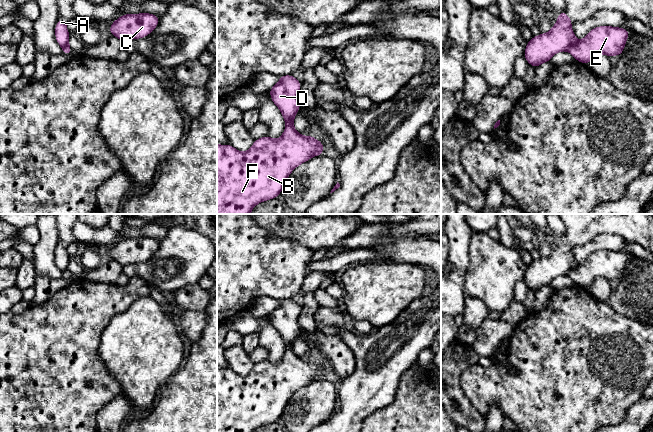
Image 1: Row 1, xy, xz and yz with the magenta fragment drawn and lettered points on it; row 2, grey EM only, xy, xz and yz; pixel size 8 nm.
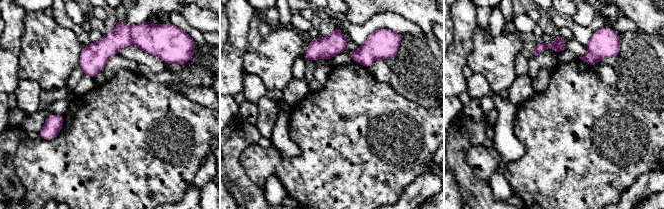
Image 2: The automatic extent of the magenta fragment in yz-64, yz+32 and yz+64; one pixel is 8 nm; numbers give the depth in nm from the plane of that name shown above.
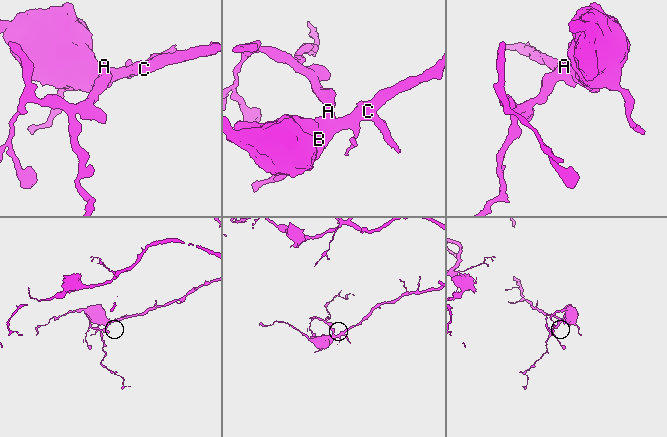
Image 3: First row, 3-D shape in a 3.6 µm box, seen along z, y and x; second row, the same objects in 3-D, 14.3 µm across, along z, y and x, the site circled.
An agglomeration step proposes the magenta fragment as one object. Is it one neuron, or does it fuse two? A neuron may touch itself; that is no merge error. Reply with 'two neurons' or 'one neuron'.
two neurons

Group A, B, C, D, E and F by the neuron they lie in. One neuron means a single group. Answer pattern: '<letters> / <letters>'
A D / B C E F

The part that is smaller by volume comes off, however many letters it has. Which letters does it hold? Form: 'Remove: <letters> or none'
Remove: A, D

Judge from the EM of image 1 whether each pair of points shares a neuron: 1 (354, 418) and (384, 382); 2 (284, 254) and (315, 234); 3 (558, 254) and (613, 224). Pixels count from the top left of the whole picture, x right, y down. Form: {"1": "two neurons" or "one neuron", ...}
{"1": "one neuron", "2": "two neurons", "3": "one neuron"}

